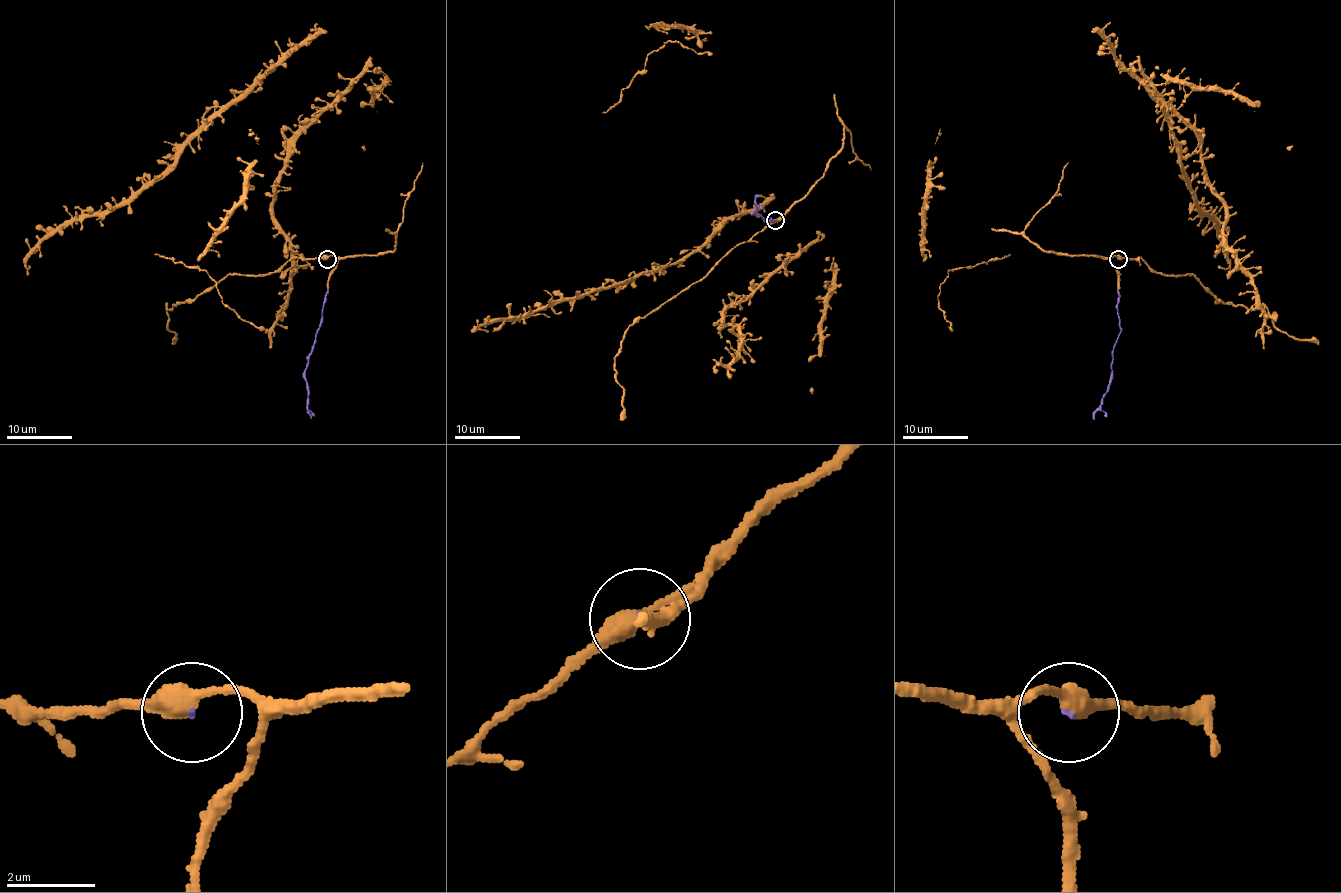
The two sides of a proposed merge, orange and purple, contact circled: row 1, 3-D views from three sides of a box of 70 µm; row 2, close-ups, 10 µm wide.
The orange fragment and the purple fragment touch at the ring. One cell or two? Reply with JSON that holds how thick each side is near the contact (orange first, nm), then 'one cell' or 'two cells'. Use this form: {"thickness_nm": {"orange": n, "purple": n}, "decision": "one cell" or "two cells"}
{"thickness_nm": {"orange": 380, "purple": 50}, "decision": "one cell"}

